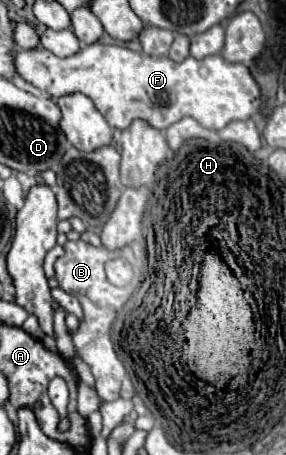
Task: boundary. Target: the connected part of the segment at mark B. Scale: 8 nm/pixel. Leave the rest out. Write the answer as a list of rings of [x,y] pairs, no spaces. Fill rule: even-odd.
[[[81,239],[67,241],[63,245],[63,249],[65,249],[65,255],[55,261],[55,277],[59,281],[59,287],[65,293],[77,297],[77,301],[83,307],[83,319],[79,321],[77,331],[71,333],[71,339],[75,345],[75,355],[81,357],[89,365],[89,369],[95,377],[97,395],[103,401],[115,401],[115,399],[119,399],[119,389],[121,389],[121,381],[125,377],[125,367],[119,361],[119,357],[115,355],[109,331],[117,317],[119,307],[123,307],[127,303],[131,293],[135,291],[135,285],[129,283],[129,287],[115,287],[113,283],[109,283],[107,273],[105,273],[105,263],[115,257],[125,257],[127,261],[133,261],[135,259],[133,251],[131,251],[131,247],[109,251],[105,247],[95,247]]]

